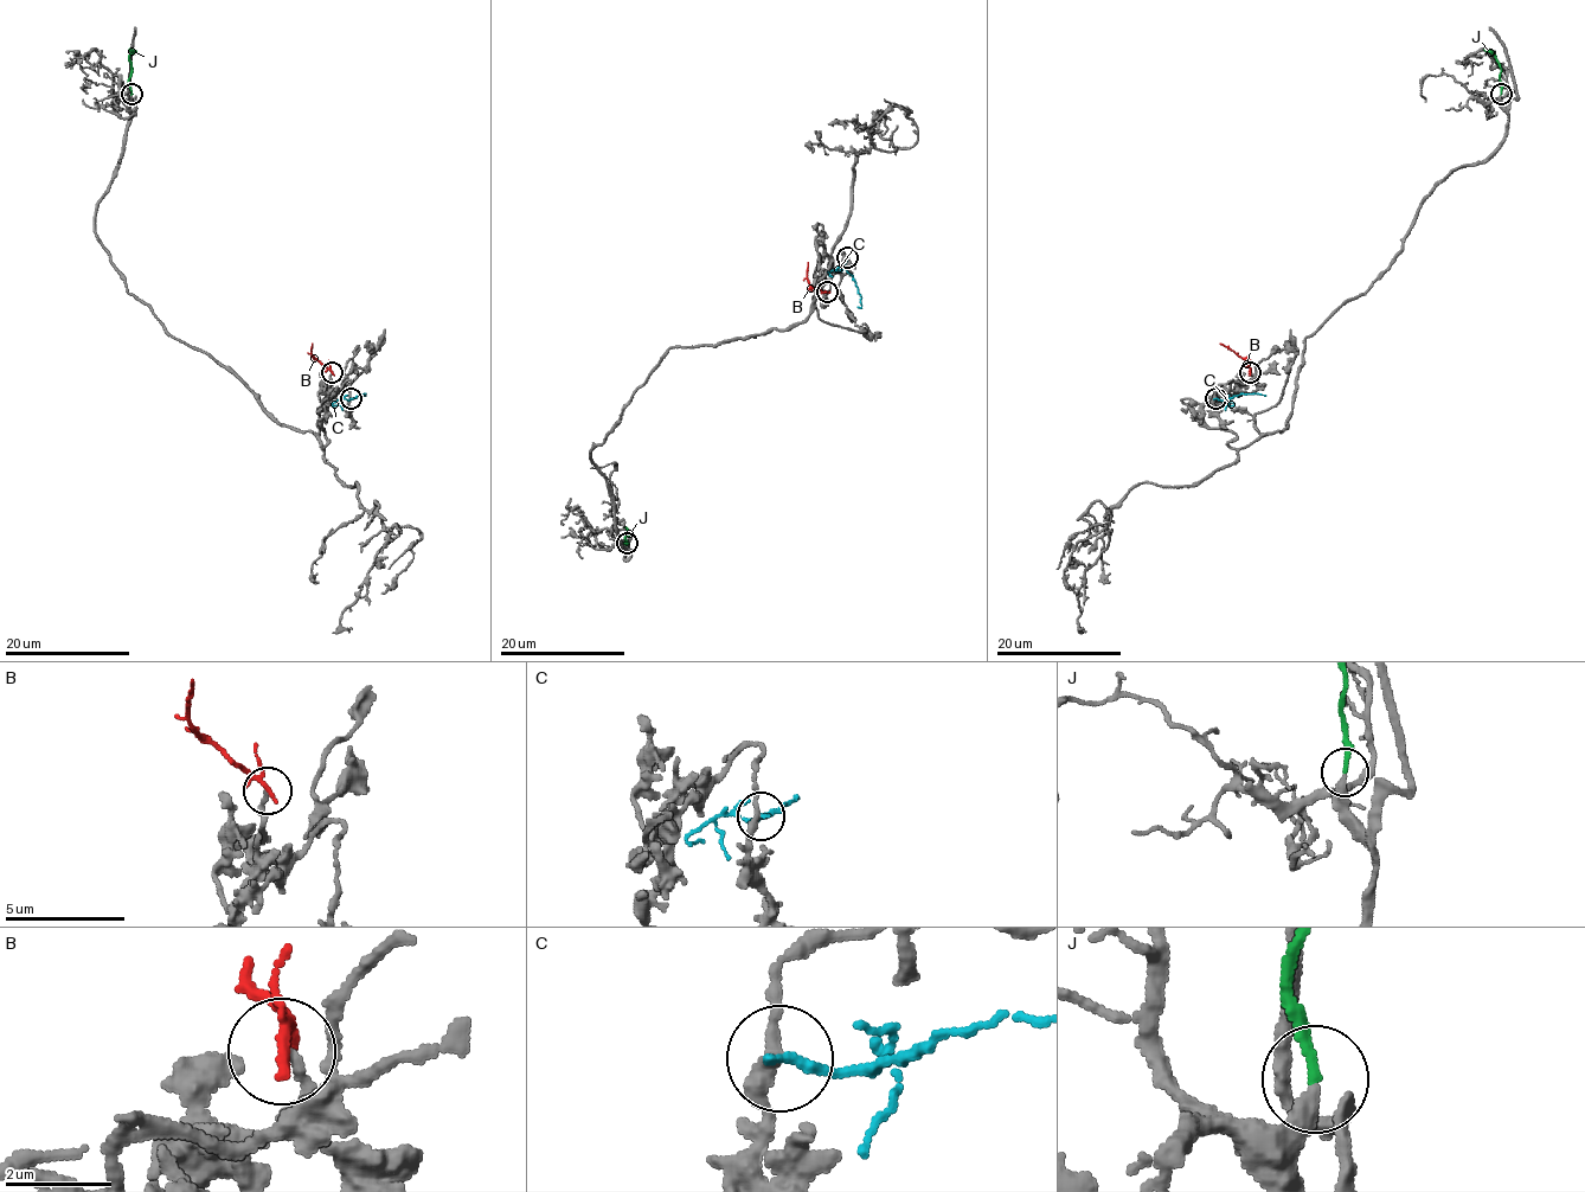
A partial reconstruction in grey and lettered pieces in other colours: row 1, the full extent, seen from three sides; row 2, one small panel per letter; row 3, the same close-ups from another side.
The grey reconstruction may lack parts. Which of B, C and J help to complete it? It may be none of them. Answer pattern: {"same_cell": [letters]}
{"same_cell": ["J"]}

